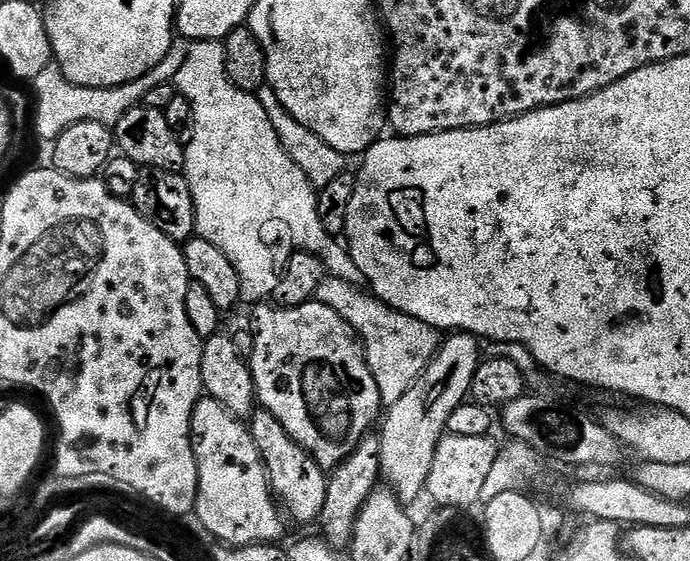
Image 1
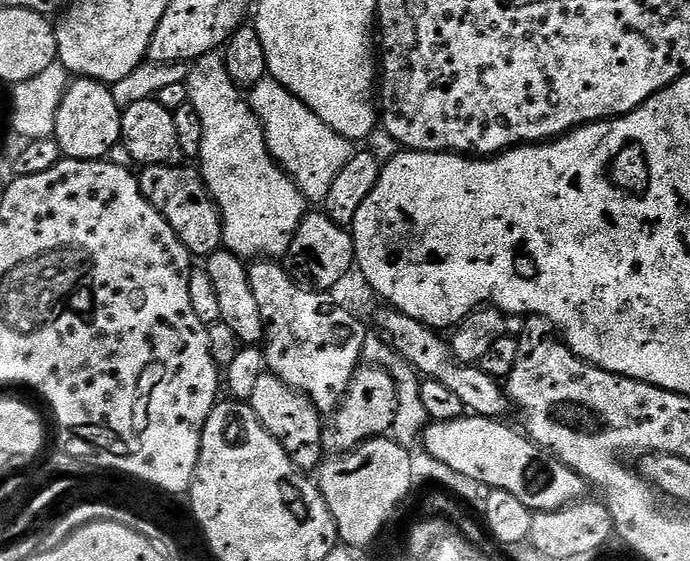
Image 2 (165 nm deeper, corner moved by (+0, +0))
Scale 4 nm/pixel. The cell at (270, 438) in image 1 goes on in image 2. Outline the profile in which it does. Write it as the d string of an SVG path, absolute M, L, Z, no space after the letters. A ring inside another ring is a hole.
M263 374L255 383L250 403L254 414L258 414L262 426L266 426L266 430L280 443L282 450L286 450L286 454L292 459L294 466L298 466L300 471L305 474L319 469L325 459L322 446L324 420L322 413L314 406L310 397L286 386L286 382L282 382L282 378Z

